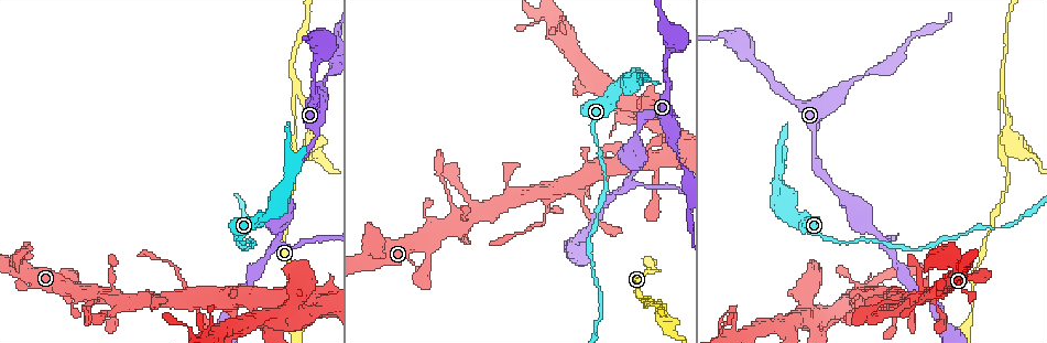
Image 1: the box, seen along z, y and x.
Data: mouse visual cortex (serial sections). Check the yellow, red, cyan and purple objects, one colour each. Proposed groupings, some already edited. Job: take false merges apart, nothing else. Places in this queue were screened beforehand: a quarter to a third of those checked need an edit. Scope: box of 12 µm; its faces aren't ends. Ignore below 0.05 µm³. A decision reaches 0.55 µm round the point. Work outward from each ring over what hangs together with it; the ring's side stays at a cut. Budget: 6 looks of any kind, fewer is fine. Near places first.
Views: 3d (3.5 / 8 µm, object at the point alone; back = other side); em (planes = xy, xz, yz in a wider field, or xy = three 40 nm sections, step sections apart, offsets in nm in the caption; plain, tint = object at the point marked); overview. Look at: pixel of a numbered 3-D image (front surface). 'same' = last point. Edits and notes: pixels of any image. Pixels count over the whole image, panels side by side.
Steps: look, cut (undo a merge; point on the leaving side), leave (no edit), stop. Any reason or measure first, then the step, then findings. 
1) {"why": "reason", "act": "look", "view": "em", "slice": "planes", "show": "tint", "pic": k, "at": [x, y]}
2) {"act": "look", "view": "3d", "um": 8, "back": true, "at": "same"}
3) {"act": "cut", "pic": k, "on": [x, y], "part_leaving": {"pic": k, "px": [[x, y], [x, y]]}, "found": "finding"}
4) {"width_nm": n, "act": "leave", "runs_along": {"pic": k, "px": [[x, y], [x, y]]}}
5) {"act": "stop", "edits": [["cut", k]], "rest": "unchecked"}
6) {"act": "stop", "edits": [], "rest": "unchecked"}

{"why": "narrows sharply", "act": "look", "view": "3d", "um": 8, "pic": 1, "at": [264, 217]}

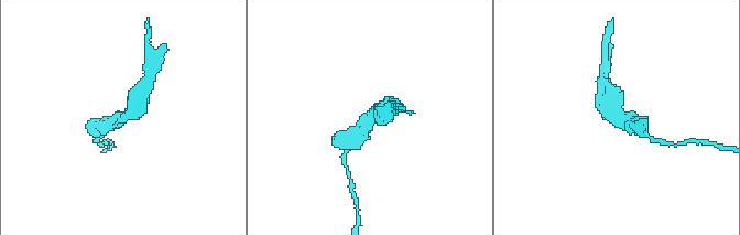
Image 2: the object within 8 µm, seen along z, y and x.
{"why": "zoom in", "act": "look", "view": "3d", "um": 3.5, "back": true, "pic": 2, "at": [124, 115]}

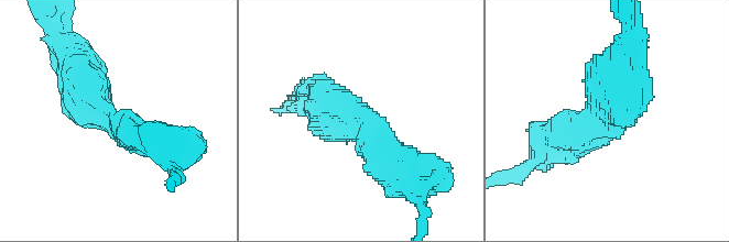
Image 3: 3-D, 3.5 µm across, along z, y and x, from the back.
{"act": "look", "view": "em", "slice": "xy", "step": 1, "show": "tint", "pic": 3, "at": [117, 121]}

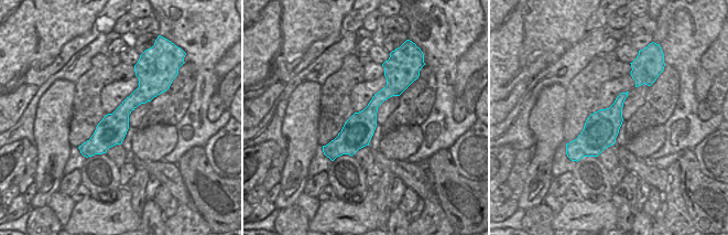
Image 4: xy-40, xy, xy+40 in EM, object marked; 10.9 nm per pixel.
{"arm_widths_nm": [450, 600], "act": "leave", "runs_along": {"pic": 3, "px": [[158, 139], [104, 116], [80, 68]]}, "found": "one cell here"}

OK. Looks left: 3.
{"why": "branch point", "act": "look", "view": "3d", "um": 3.5, "pic": 1, "at": [279, 244]}

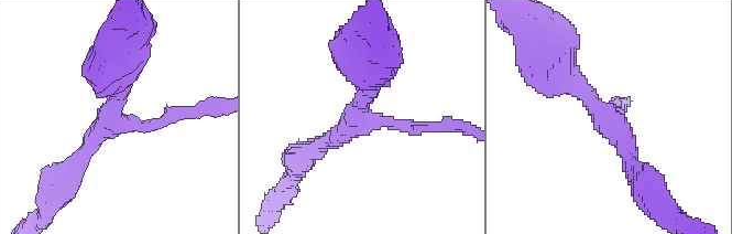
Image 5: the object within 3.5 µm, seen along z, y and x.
{"arms": 3, "arm_widths_nm": [200, 250, 300], "why": "now the EM", "act": "look", "view": "em", "slice": "xy", "step": 5, "show": "tint", "pic": 5, "at": [357, 118]}

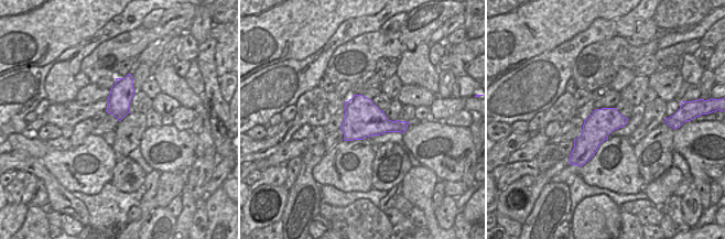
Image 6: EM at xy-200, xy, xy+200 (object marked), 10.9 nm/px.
{"why": "cut it another way", "act": "look", "view": "em", "slice": "xy", "step": 3, "show": "tint", "at": "same"}

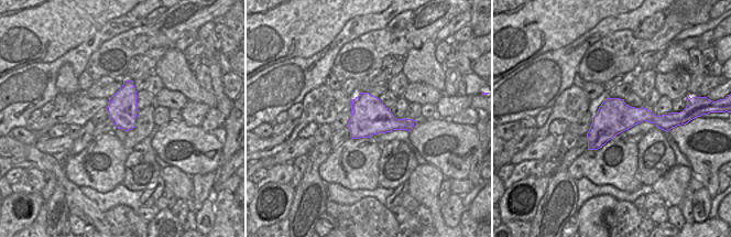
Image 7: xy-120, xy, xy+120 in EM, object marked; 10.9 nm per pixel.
{"act": "leave", "found": "continuous, no second cell"}

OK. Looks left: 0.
{"act": "stop", "edits": [], "rest": "unchecked"}

